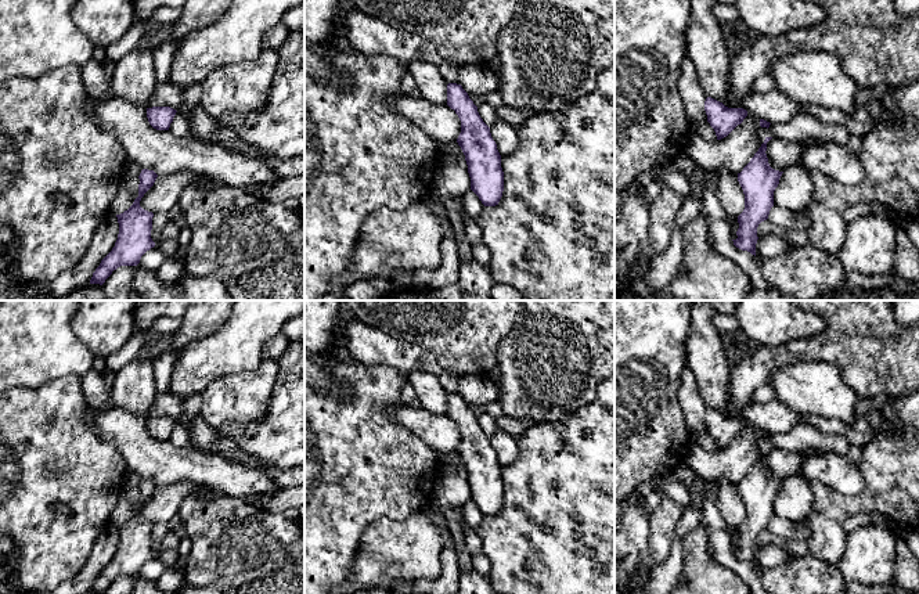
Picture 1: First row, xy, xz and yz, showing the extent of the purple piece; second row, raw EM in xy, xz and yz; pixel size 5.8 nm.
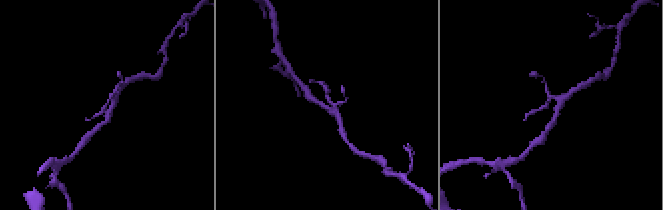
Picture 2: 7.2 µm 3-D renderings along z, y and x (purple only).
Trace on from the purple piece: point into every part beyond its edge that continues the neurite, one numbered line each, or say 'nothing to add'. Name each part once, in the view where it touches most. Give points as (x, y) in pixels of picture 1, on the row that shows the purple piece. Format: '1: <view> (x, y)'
nothing to add

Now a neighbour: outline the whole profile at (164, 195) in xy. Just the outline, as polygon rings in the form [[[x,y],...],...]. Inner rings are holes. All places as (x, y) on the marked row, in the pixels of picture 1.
[[[190,170],[158,176],[154,186],[141,198],[140,206],[152,213],[163,212],[173,215],[181,191],[191,183],[202,180],[202,177]]]

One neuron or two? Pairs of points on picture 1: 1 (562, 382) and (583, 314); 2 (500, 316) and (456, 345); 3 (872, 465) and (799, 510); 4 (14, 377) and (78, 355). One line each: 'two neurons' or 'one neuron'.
1: one neuron
2: one neuron
3: two neurons
4: one neuron

